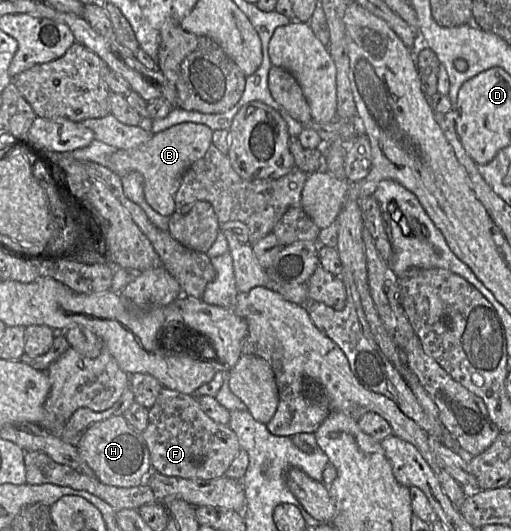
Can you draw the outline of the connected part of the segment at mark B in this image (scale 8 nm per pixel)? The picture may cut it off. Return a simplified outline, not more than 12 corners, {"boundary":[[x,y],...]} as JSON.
{"boundary":[[199,123],[169,127],[136,149],[117,150],[107,168],[137,171],[160,215],[175,212],[187,169],[212,144]]}

